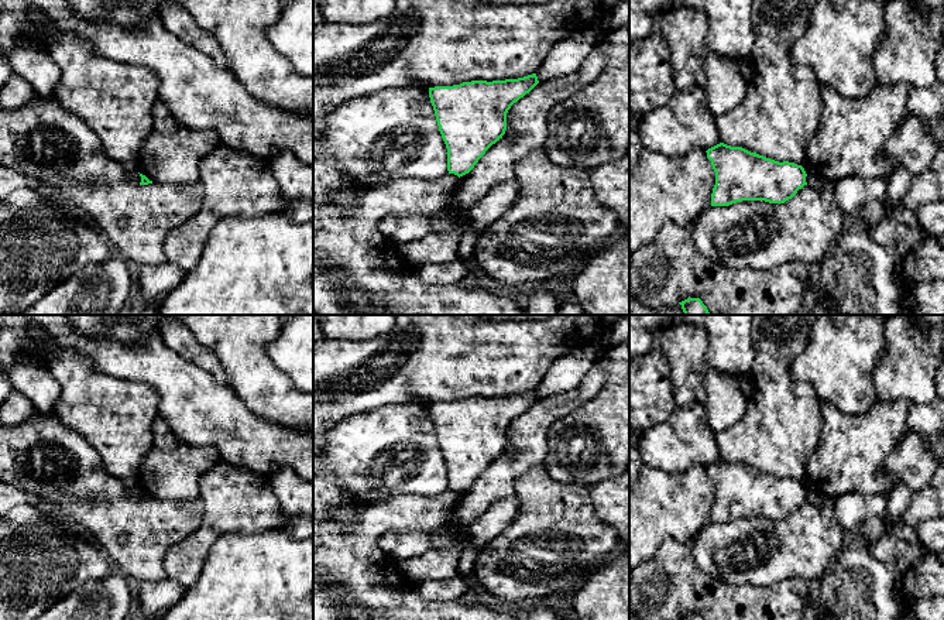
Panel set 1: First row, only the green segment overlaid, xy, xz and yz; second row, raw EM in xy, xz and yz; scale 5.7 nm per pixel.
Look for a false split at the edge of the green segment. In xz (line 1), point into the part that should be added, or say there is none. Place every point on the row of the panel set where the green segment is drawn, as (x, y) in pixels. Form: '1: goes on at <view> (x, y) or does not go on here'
1: does not go on here

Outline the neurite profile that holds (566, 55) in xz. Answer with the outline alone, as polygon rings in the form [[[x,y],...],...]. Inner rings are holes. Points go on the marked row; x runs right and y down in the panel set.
[[[584,28],[556,42],[536,72],[538,81],[545,82],[573,73],[590,55],[598,32],[600,28]]]

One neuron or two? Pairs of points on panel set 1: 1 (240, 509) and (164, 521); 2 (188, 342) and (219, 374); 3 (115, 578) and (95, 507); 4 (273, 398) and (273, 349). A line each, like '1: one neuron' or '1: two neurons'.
1: two neurons
2: one neuron
3: two neurons
4: two neurons

